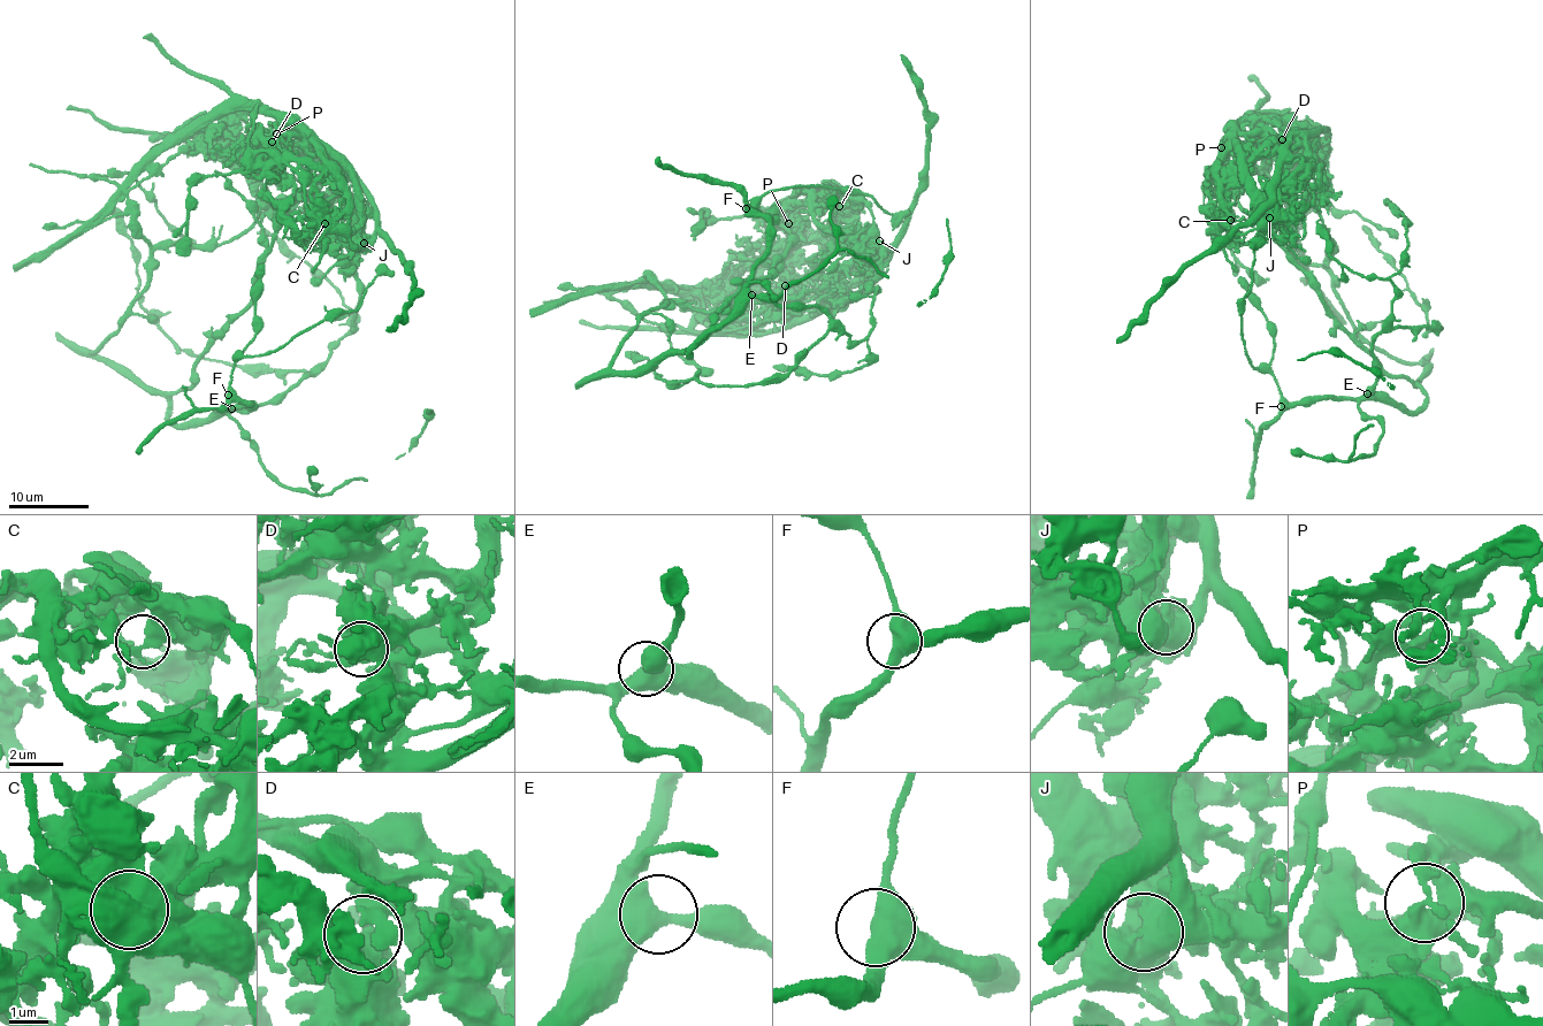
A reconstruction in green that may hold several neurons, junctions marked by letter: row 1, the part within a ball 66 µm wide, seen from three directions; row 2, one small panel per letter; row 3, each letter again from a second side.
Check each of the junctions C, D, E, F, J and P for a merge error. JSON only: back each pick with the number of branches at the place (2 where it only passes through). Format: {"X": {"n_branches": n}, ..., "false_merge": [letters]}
{"J": {"n_branches": 2}, "P": {"n_branches": 3}, "false_merge": ["J", "P"]}

